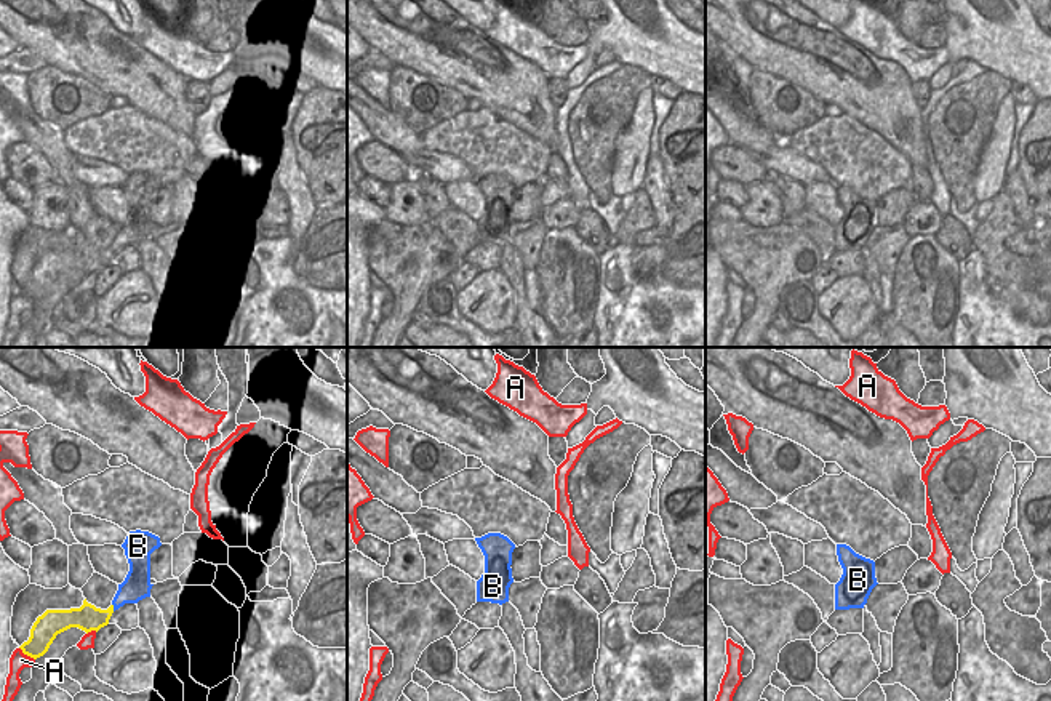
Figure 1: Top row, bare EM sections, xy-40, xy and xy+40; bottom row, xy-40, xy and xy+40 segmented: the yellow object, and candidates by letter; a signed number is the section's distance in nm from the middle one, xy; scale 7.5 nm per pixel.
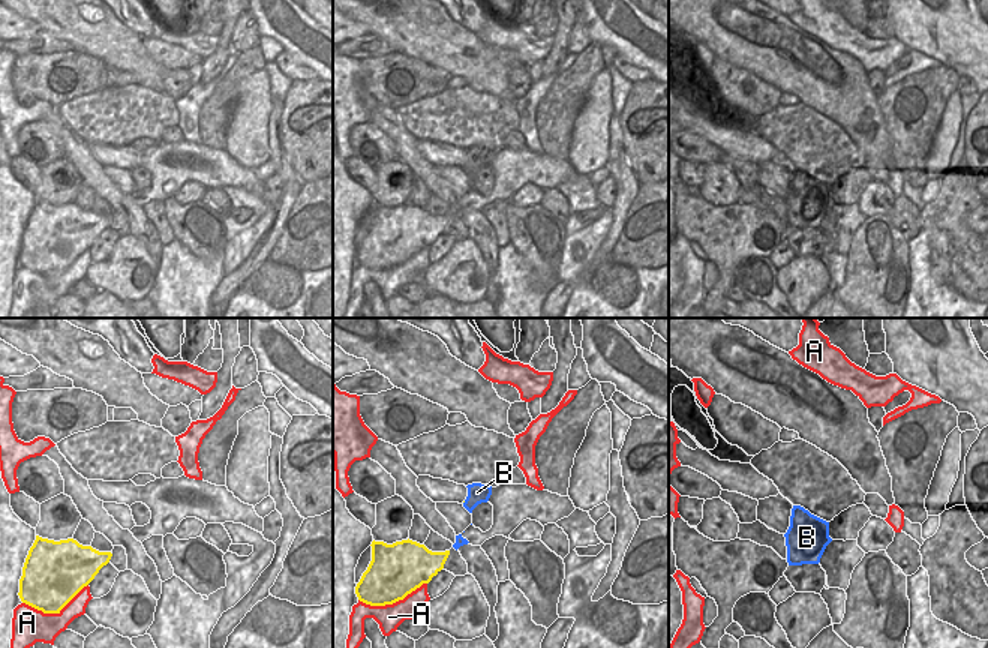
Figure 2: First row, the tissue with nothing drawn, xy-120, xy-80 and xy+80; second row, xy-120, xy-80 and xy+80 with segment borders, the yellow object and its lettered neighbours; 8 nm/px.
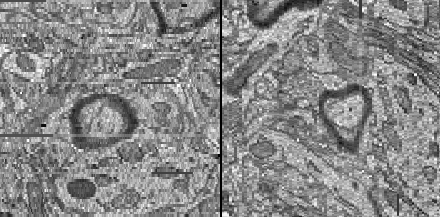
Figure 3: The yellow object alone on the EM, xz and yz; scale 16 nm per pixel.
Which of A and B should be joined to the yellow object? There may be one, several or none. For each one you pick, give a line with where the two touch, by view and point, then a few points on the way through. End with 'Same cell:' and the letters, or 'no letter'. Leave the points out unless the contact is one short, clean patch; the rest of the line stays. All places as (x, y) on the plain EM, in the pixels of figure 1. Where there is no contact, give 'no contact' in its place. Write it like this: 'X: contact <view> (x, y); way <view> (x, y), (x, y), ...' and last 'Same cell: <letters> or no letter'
Same cell: no letter

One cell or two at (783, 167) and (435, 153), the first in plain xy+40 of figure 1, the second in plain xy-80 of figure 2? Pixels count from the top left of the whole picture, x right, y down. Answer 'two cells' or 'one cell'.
one cell

